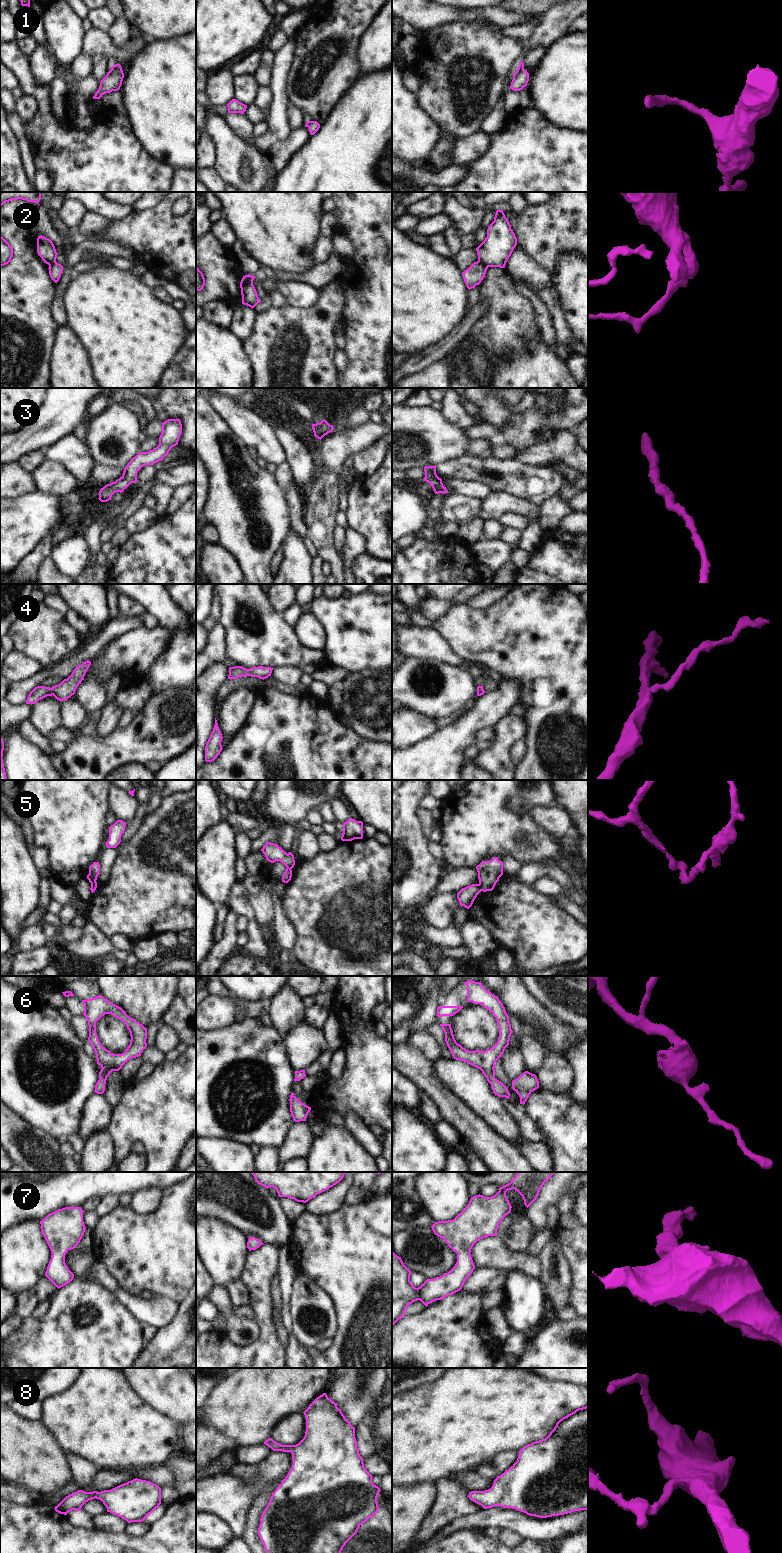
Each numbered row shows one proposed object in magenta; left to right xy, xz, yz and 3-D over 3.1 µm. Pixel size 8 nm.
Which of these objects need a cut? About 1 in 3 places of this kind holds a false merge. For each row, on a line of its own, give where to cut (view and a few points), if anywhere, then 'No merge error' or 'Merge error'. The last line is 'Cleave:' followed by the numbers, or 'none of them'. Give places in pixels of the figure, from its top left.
1: No split. No merge error
2: Split along xz (243, 277), (252, 284). Merge error
3: No split. No merge error
4: No split. No merge error
5: Split along yz (478, 884), (481, 890). Merge error
6: No split. No merge error
7: No split. No merge error
8: No split. No merge error
Cleave: 2, 5.

